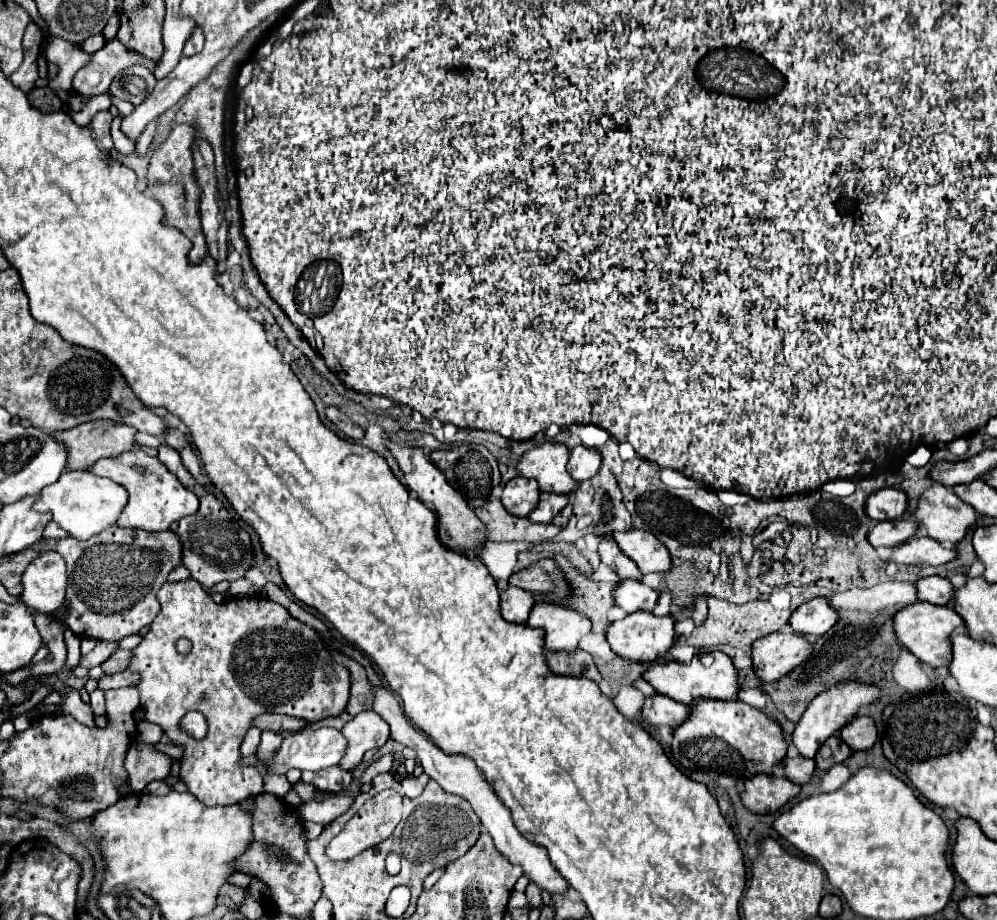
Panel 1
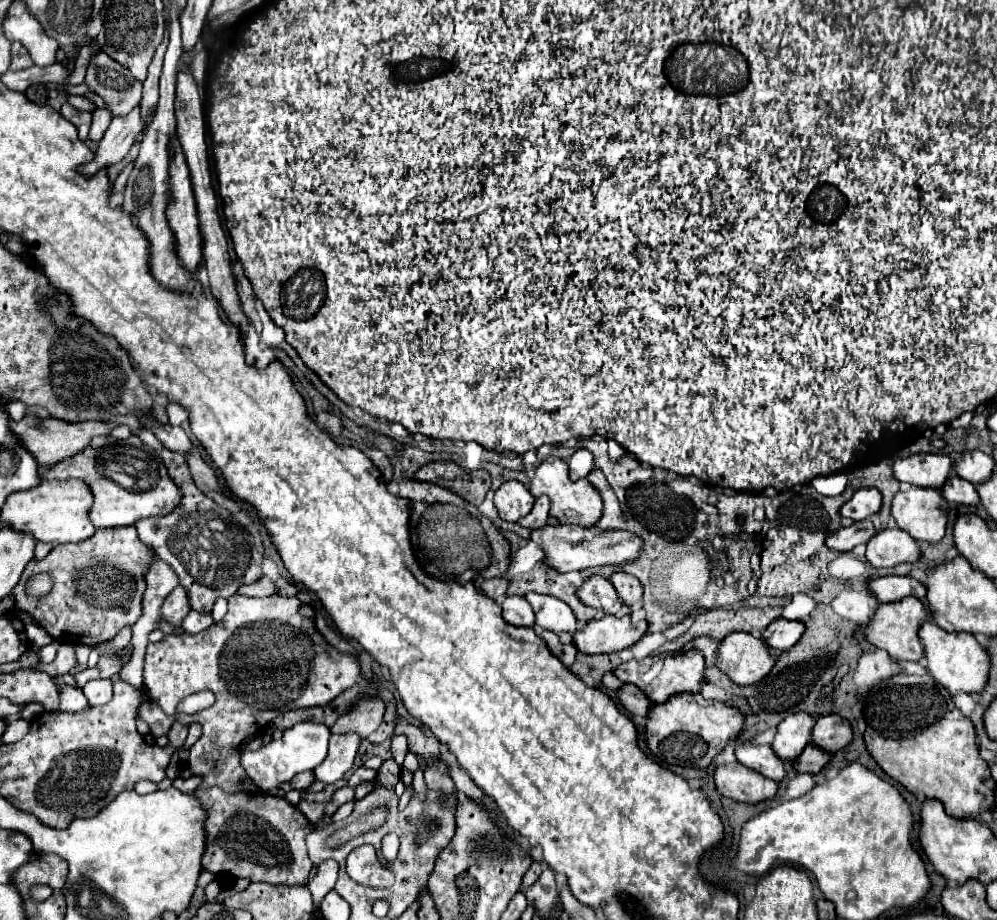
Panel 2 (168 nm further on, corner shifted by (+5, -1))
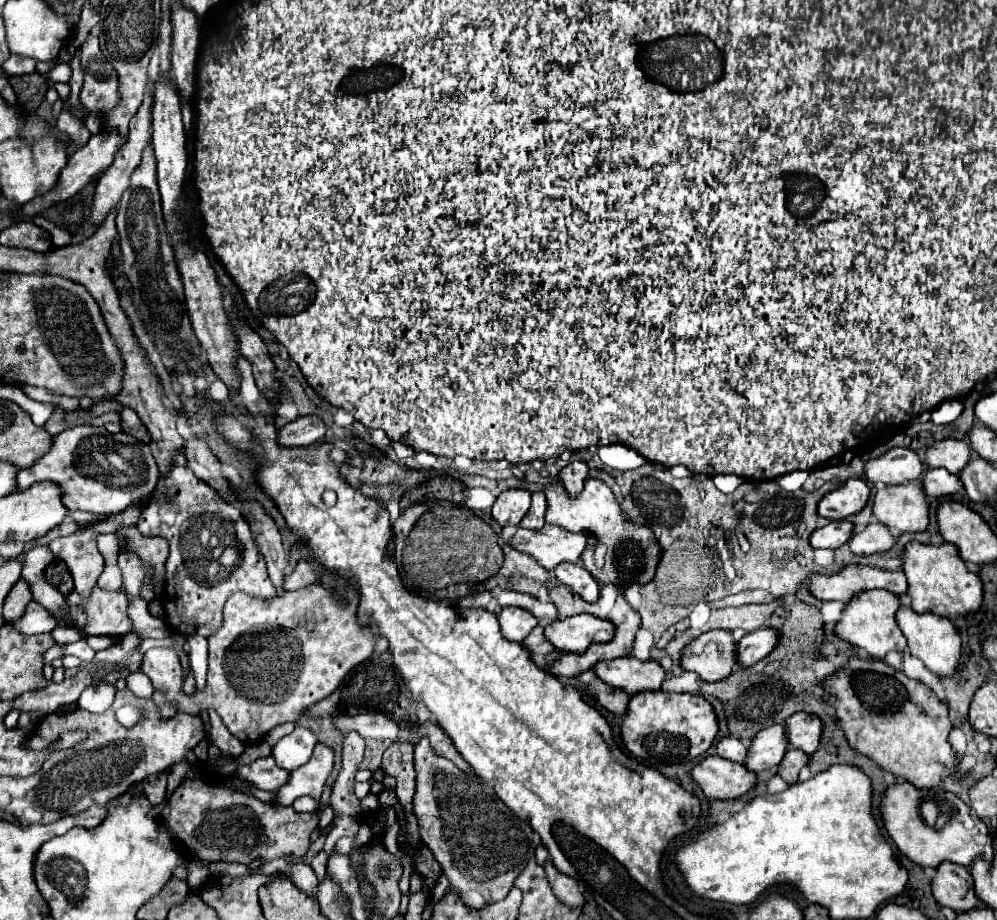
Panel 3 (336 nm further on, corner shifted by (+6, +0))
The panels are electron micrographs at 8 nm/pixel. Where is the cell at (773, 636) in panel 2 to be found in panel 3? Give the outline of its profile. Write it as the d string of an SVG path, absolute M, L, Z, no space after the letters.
M769 627L757 629L757 631L745 635L741 641L737 641L737 645L735 645L737 663L741 667L751 667L757 661L761 661L763 657L767 657L767 653L773 647L775 647L775 629L769 629Z

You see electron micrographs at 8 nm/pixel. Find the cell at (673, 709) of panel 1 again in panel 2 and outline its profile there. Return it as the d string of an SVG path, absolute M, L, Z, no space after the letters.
M624 684L620 690L618 690L618 698L620 698L620 704L634 716L648 716L650 712L650 706L652 702L648 700L648 696L636 688L634 684Z

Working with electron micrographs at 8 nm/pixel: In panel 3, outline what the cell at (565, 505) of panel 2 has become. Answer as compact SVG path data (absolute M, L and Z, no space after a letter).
M587 479L585 489L571 499L563 485L557 481L551 491L545 493L549 507L547 507L547 523L563 527L573 533L585 533L587 537L595 539L595 545L587 545L581 553L581 565L593 575L593 579L603 585L615 585L619 589L633 585L633 583L649 583L655 575L661 547L651 531L641 523L627 519L613 495L613 491L599 479Z

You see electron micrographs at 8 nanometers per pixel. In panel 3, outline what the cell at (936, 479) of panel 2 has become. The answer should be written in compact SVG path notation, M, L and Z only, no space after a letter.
M895 447L865 463L865 481L871 485L901 485L907 481L919 481L925 467L923 461L911 449Z

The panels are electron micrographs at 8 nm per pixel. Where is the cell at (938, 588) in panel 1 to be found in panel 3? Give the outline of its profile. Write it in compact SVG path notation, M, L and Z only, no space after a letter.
M847 565L837 573L809 575L807 589L821 601L843 601L851 599L855 591L887 589L891 593L905 593L907 581L903 571L885 571L867 565Z

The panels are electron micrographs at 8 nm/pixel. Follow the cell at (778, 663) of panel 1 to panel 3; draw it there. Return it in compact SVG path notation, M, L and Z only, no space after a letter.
M715 629L701 633L681 651L681 667L695 671L703 681L719 681L731 675L737 665L735 639L729 631Z

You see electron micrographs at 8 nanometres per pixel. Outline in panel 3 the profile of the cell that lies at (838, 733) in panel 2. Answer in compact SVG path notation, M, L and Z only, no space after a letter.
M793 713L785 719L785 737L789 747L801 749L803 753L811 755L819 747L821 739L821 721L809 713Z

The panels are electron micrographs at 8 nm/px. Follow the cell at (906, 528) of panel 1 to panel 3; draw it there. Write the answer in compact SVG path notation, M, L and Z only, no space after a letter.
M849 519L831 521L829 525L815 529L809 537L809 543L813 549L837 549L843 543L847 543L851 533L853 533L853 523Z

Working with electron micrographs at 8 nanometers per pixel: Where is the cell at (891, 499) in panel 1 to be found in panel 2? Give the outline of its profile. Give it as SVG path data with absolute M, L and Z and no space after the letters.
M862 488L844 504L844 508L840 508L840 512L844 518L866 520L868 516L880 512L880 508L882 508L882 494L876 488Z

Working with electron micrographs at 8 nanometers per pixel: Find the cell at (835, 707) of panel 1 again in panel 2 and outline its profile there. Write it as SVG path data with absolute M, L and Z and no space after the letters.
M798 712L780 722L778 734L772 742L772 750L782 760L796 760L800 752L810 744L812 728L816 724L816 716L808 712Z

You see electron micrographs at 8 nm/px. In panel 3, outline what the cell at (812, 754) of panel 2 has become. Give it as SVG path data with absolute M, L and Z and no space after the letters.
M789 749L789 751L785 753L785 757L783 757L783 761L779 763L779 767L777 767L775 773L777 773L779 777L783 777L789 785L791 785L791 783L797 783L797 775L799 775L801 767L807 765L807 761L809 761L809 757L803 755L803 751Z

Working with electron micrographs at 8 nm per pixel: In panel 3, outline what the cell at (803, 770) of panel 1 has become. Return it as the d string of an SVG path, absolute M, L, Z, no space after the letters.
M725 737L717 743L717 755L729 761L735 759L733 763L743 763L743 755L747 755L747 747L735 737Z

